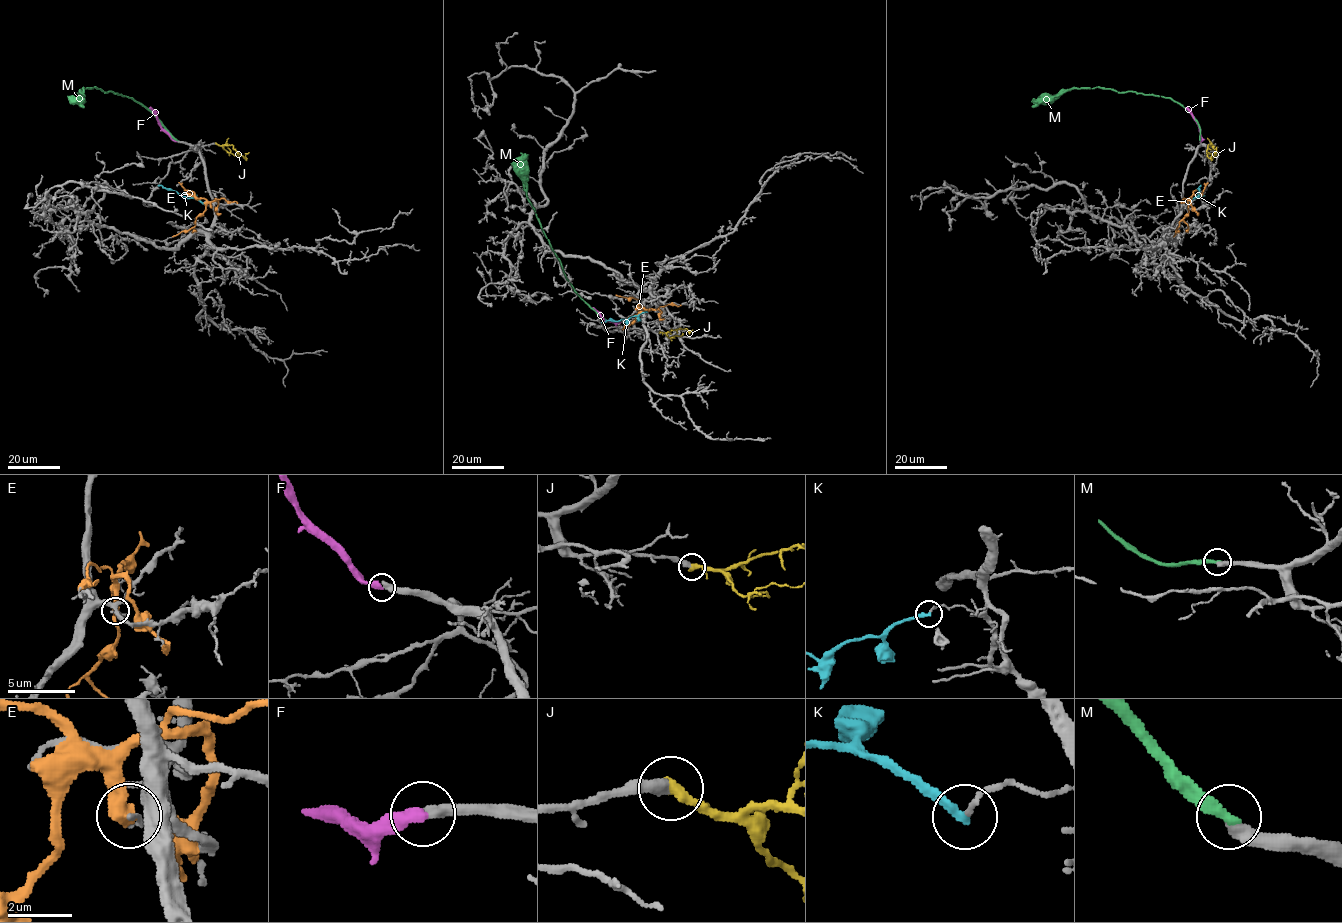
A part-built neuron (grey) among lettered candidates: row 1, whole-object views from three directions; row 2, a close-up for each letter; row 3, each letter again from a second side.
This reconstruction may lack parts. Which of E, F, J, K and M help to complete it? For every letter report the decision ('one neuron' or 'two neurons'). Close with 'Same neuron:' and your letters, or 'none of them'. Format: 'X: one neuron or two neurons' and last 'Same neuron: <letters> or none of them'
E: two neurons
F: one neuron
J: one neuron
K: two neurons
M: two neurons
Same neuron: F, J

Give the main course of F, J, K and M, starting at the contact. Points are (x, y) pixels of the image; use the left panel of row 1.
F: (176, 141), (162, 127), (149, 107)
J: (216, 144), (232, 145), (244, 158), (249, 152)
K: (203, 203), (157, 186)
M: (177, 140), (147, 109), (117, 93), (84, 88), (82, 107)

